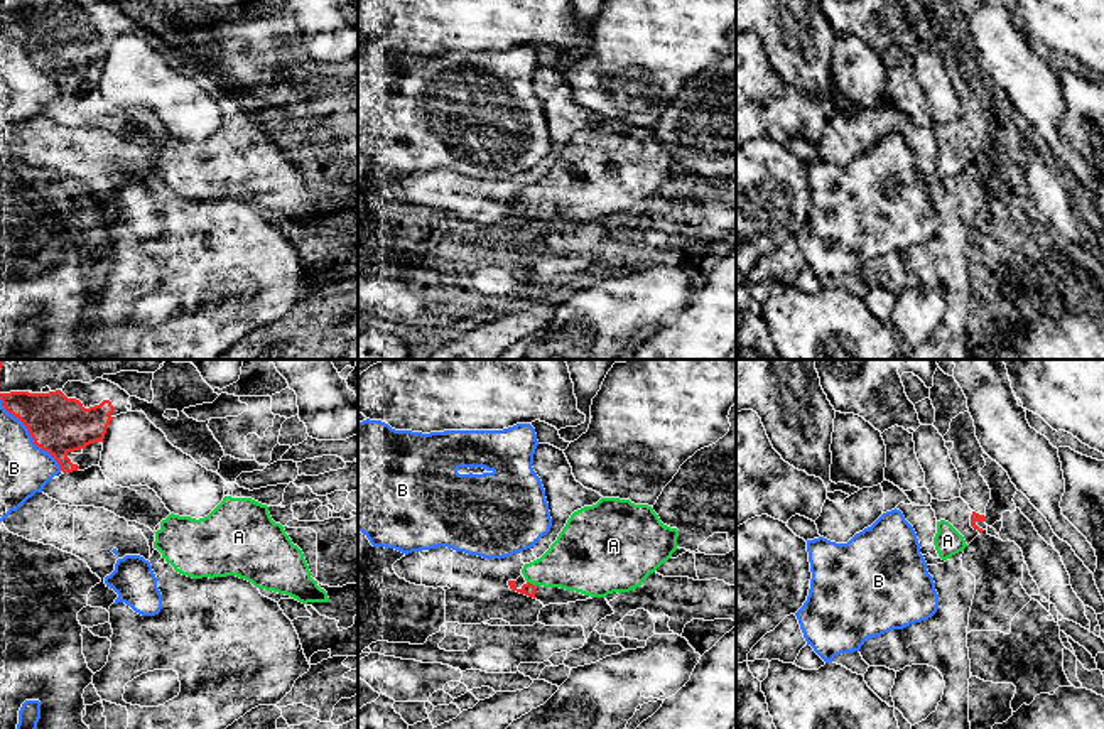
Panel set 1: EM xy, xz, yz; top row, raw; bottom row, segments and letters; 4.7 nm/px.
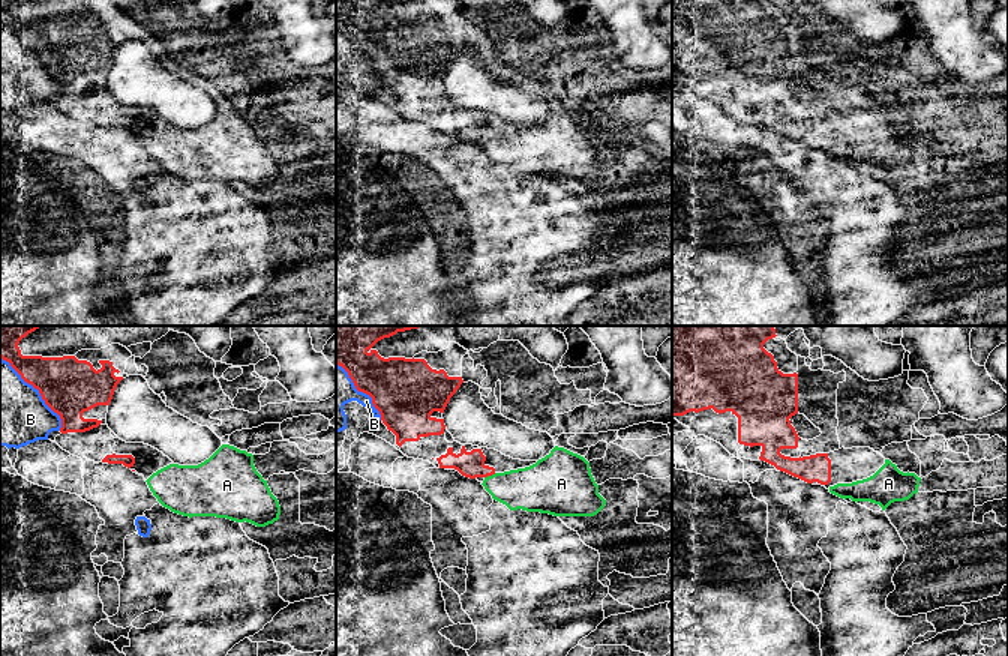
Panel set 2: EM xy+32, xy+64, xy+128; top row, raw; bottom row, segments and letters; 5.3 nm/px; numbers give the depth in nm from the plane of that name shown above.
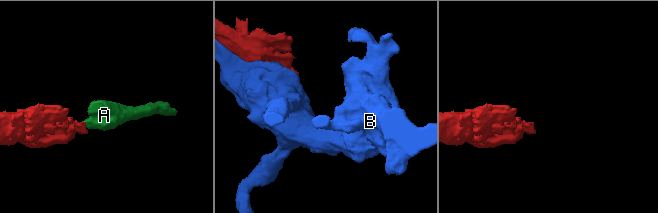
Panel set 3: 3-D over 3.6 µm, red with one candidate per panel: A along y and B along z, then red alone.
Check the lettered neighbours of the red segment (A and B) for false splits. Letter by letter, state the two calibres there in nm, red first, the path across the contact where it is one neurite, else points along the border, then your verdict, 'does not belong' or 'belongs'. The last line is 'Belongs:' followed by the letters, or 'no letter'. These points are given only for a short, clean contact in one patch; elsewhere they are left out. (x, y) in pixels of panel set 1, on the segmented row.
A: 60 nm thick on the red side, 280 nm on the other; runs through xz (529, 589), (529, 583), (539, 572), (576, 561); belongs
B: 280 nm thick on the red side, 240 nm on the other; does not belong
Belongs: A

